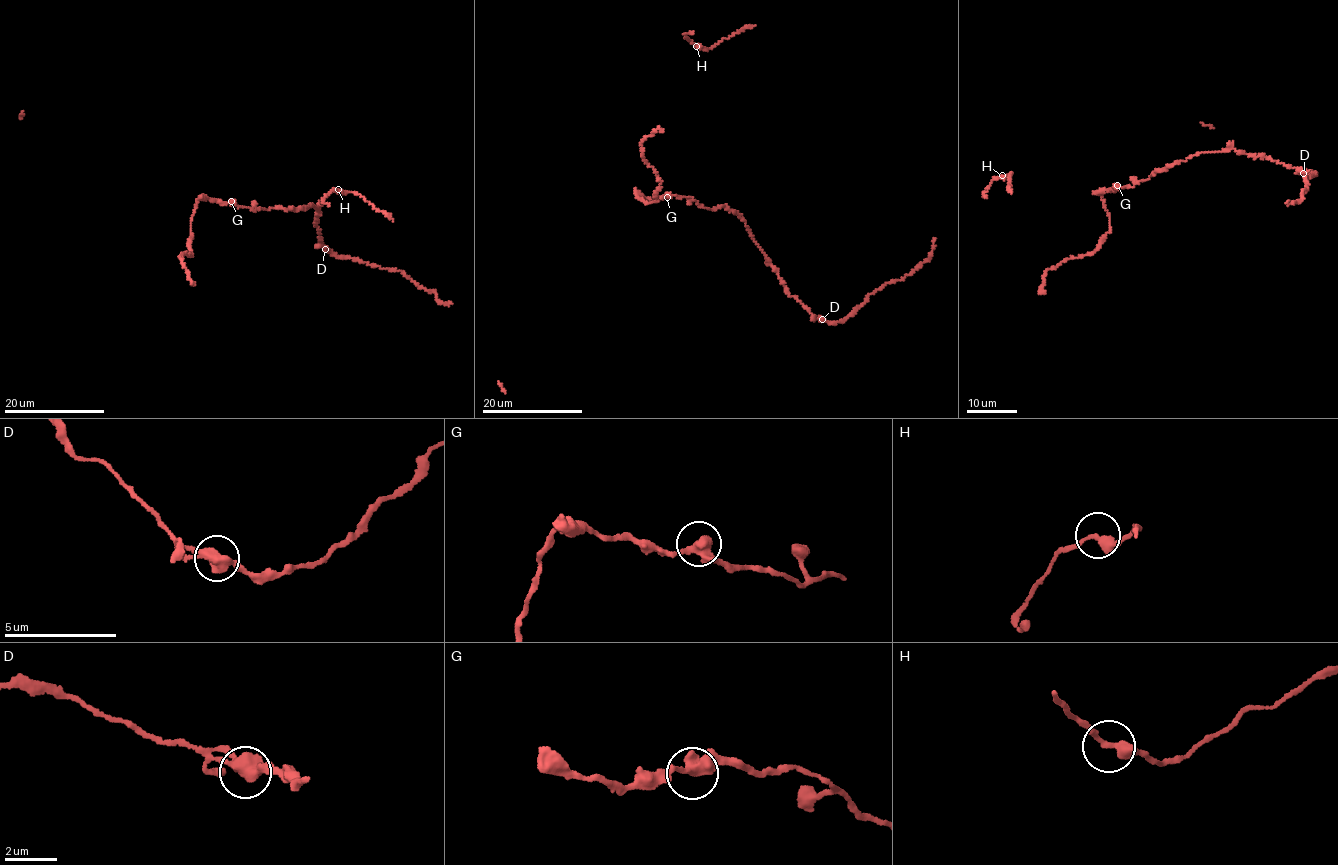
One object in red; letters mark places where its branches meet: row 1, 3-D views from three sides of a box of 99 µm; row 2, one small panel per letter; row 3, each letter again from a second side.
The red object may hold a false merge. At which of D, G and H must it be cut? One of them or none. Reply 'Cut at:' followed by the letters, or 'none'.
Cut at: none

